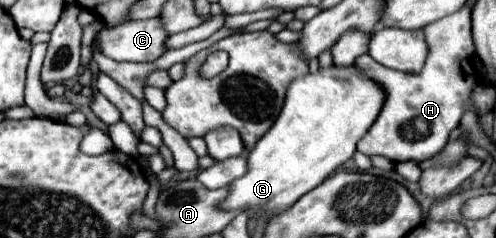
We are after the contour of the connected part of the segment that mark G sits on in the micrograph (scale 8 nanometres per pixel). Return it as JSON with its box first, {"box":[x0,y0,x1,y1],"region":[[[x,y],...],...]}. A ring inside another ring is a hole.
{"box":[221,64,385,216],"region":[[[331,64],[327,68],[319,68],[315,74],[309,72],[309,74],[305,74],[305,78],[301,76],[301,78],[293,80],[287,88],[287,98],[285,98],[283,110],[277,116],[275,124],[247,156],[247,164],[249,164],[247,174],[237,178],[231,184],[231,194],[223,200],[221,206],[227,210],[245,208],[251,214],[261,210],[267,216],[289,208],[305,192],[309,192],[317,184],[321,184],[327,176],[331,176],[339,166],[343,166],[355,154],[357,142],[377,120],[377,116],[383,108],[383,102],[385,102],[385,90],[375,80],[365,78],[365,74],[357,66]]]}

